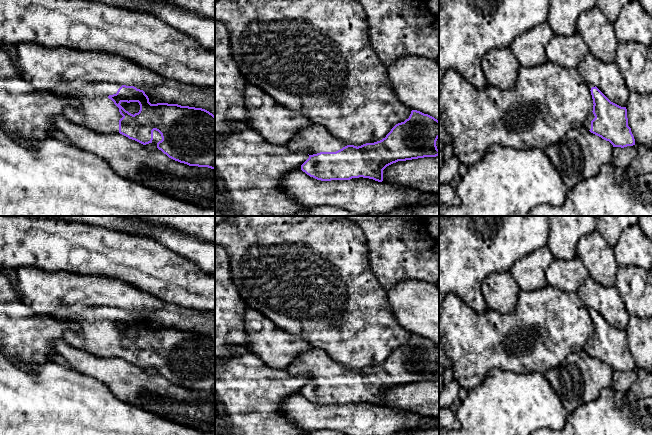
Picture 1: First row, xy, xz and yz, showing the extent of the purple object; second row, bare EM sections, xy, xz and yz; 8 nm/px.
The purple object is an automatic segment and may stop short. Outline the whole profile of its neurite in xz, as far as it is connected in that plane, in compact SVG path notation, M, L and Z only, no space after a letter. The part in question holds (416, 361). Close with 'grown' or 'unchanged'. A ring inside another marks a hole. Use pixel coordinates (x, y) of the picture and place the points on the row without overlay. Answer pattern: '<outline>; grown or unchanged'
M412 334L408 343L396 348L385 362L374 367L358 371L347 369L331 359L322 349L311 345L295 358L286 370L290 375L309 379L301 389L301 394L317 404L350 404L363 401L382 406L383 394L393 387L438 380L439 374L436 370L438 362L439 345L428 338Z; grown

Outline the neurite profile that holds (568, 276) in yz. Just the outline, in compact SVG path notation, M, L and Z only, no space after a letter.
M580 258L571 260L553 259L545 272L547 284L565 292L577 292L579 287L589 278L587 268Z

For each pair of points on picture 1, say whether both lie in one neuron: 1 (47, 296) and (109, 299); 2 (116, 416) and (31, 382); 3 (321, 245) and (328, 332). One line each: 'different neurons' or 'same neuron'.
1: same neuron
2: same neuron
3: same neuron

